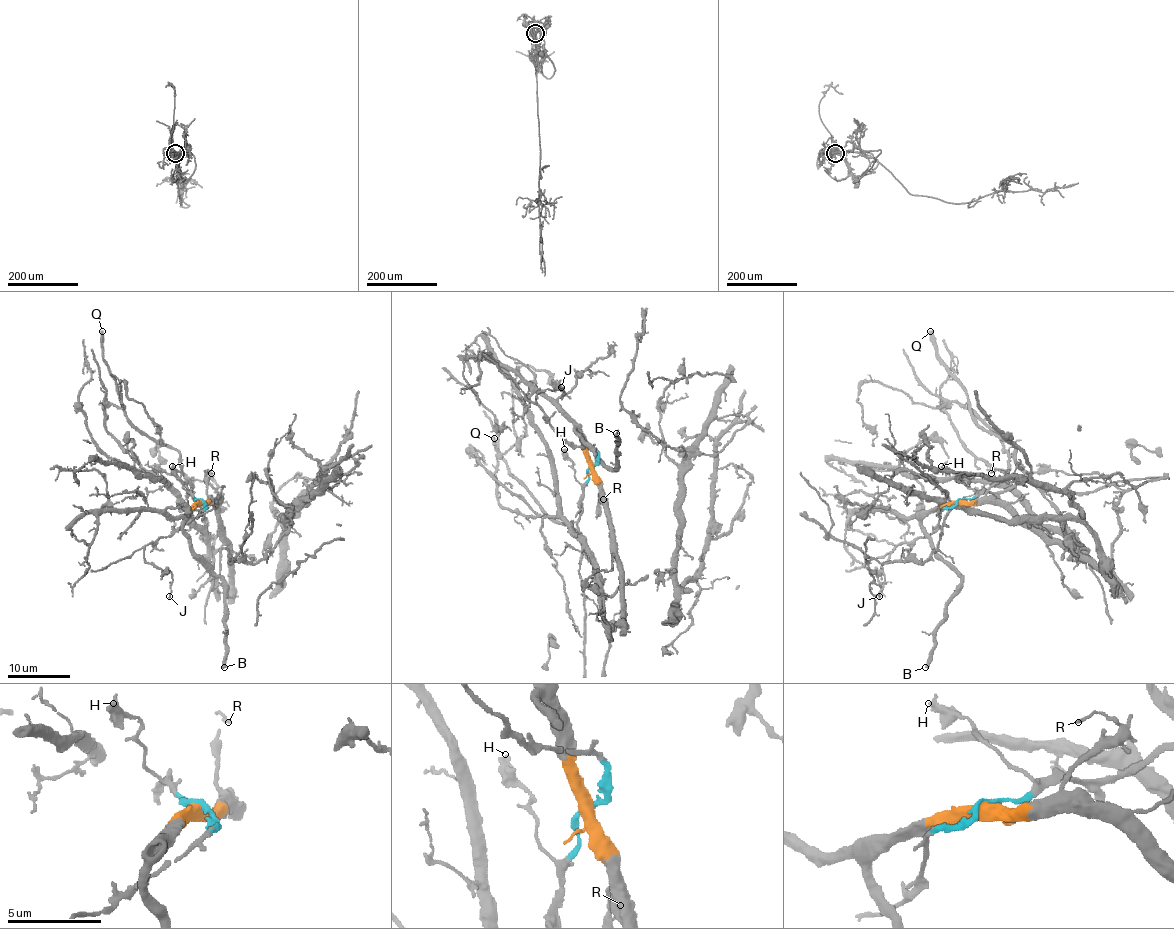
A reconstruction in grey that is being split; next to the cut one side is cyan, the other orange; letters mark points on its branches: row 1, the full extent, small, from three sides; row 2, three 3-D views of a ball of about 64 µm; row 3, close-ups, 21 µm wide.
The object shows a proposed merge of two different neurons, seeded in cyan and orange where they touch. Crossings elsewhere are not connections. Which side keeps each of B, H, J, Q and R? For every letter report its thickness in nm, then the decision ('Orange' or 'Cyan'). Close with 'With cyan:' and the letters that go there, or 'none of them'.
B: Thickness 420 nm. Orange
H: Thickness 420 nm. Cyan
J: Thickness 140 nm. Cyan
Q: Thickness 320 nm. Cyan
R: Thickness 120 nm. Orange
With cyan: H, J, Q

